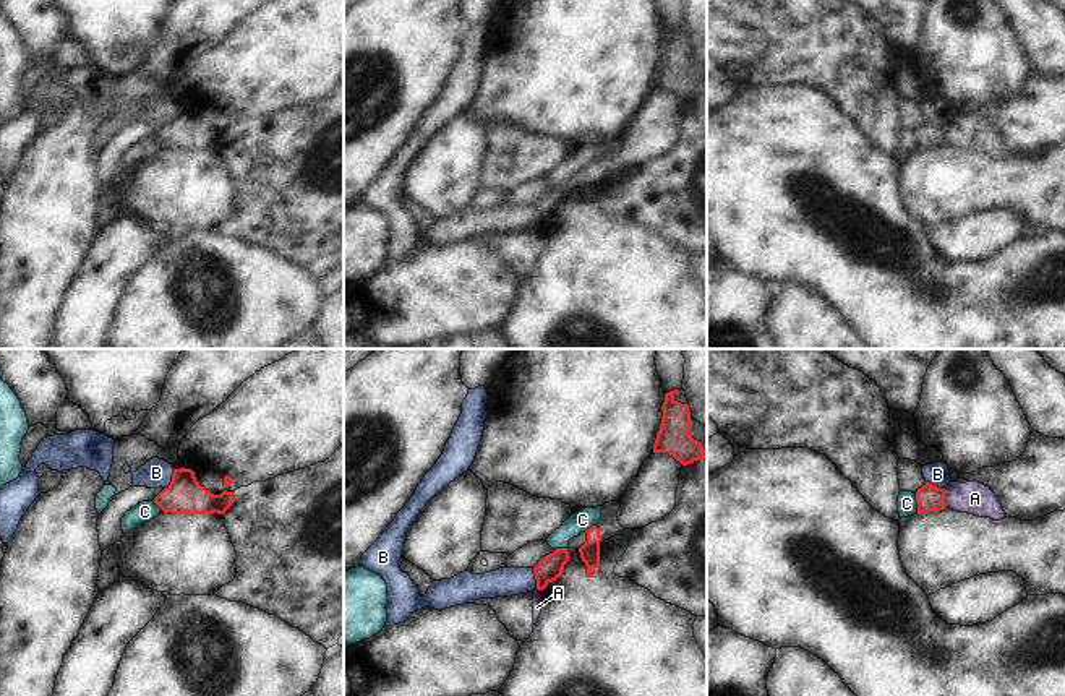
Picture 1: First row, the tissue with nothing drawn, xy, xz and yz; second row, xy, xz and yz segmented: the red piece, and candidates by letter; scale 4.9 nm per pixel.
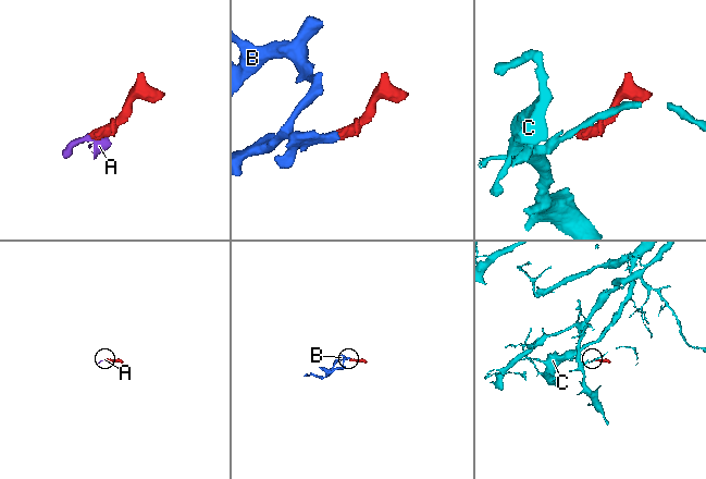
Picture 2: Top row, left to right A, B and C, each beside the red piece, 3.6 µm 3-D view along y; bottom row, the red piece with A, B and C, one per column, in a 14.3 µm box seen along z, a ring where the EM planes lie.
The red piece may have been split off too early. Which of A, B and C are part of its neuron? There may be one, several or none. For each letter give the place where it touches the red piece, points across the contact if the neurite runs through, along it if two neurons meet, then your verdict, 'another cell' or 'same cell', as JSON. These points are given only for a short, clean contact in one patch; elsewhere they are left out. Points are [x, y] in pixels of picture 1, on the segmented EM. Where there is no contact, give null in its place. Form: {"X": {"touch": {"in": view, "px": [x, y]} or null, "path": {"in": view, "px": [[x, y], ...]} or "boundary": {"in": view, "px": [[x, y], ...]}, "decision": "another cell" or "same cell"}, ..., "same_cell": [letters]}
{"A": {"touch": {"in": "yz", "px": [944, 498]}, "path": {"in": "yz", "px": [[929, 497], [944, 498], [975, 498]]}, "decision": "same cell"}, "B": {"touch": {"in": "xy", "px": [172, 479]}, "boundary": {"in": "xy", "px": [[174, 469], [172, 481], [164, 489]]}, "decision": "another cell"}, "C": {"touch": {"in": "yz", "px": [916, 502]}, "boundary": {"in": "yz", "px": [[915, 494], [918, 513]]}, "decision": "another cell"}, "same_cell": ["A"]}

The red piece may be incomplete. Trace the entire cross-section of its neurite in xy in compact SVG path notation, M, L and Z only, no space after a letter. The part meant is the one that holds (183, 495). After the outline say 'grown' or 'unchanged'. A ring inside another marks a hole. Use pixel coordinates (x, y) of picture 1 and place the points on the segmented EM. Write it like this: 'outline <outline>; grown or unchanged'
outline M185 467L173 469L170 485L154 498L164 513L172 514L224 514L233 501L233 492L214 495L199 485L191 469Z; unchanged

